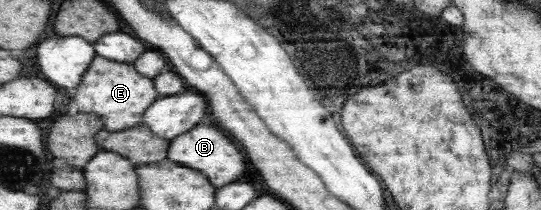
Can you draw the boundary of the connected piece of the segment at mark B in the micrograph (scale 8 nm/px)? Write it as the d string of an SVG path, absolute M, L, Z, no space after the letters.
M197 125L197 127L191 128L189 132L183 133L183 137L171 140L169 158L171 161L178 162L179 165L199 169L201 173L210 178L217 189L227 185L227 183L233 184L245 171L245 159L243 159L243 153L239 151L237 143L231 141L227 135L219 127Z

